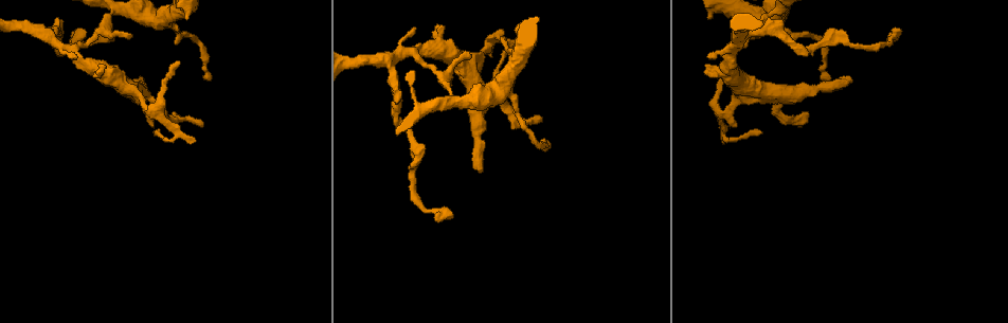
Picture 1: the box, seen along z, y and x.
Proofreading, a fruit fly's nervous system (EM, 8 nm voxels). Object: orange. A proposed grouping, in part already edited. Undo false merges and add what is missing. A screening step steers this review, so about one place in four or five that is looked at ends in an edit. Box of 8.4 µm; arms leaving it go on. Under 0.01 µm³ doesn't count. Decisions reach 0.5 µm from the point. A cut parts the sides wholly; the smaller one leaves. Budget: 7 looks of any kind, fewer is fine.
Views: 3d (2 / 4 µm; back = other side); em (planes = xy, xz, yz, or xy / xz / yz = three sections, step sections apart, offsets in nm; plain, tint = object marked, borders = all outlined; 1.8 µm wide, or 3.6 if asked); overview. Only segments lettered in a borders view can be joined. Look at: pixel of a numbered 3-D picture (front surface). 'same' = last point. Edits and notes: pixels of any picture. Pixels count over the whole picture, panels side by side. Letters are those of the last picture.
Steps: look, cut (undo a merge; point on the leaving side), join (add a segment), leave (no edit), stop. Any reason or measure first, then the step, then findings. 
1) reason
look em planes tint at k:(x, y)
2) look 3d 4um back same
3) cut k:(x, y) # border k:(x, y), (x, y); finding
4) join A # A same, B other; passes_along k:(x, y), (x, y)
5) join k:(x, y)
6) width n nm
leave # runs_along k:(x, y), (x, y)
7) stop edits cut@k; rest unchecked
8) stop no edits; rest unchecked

a fork
look em planes borders at 1:(445, 80)

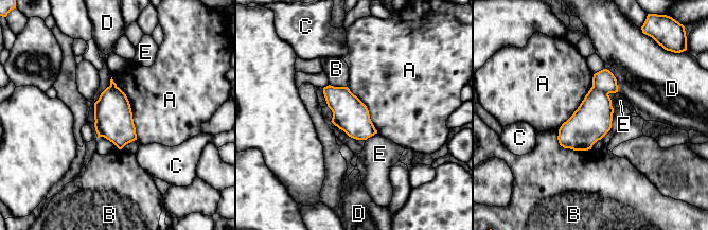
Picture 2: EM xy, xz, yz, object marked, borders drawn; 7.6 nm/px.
cut 2:(604, 80) # A other, B other, C other, D other, E other; border 2:(593, 86), (607, 94); a second neuron is stuck on

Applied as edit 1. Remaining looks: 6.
branch stops here
look 3d 4um at 1:(179, 63)

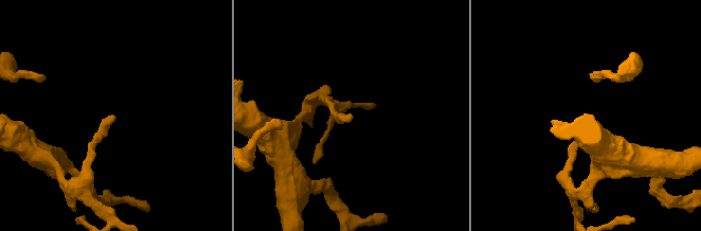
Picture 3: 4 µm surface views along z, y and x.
look em planes borders at 3:(351, 113)

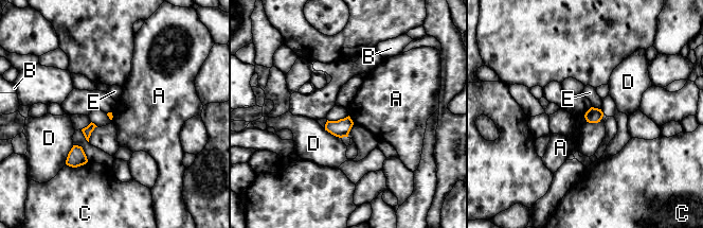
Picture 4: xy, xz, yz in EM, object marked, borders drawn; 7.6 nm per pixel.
leave # A other, B other, C other, D other, E other; border 4:(348, 115), (354, 123); no lettered segment goes on from it

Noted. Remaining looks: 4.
free end
look em xz step 8 tint at 1:(481, 173)

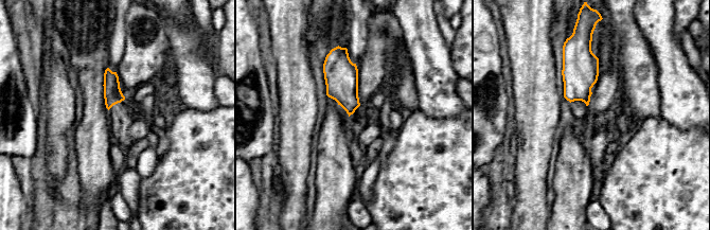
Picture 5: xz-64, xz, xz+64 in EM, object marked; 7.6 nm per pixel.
look em planes borders same

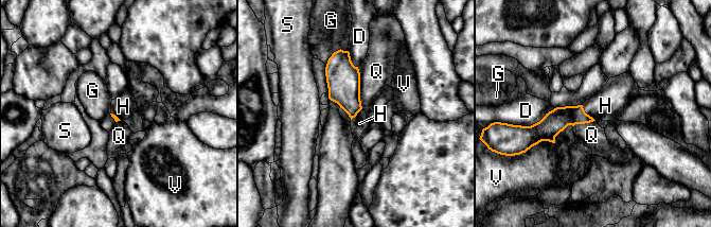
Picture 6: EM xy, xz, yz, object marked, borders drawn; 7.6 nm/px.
join H # D other, G other, H same, Q other, S other, V other; passes_along 6:(555, 121), (586, 114), (605, 105); the neuron continues

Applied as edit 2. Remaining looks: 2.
stop edits cut@2, join@6; rest unchecked

